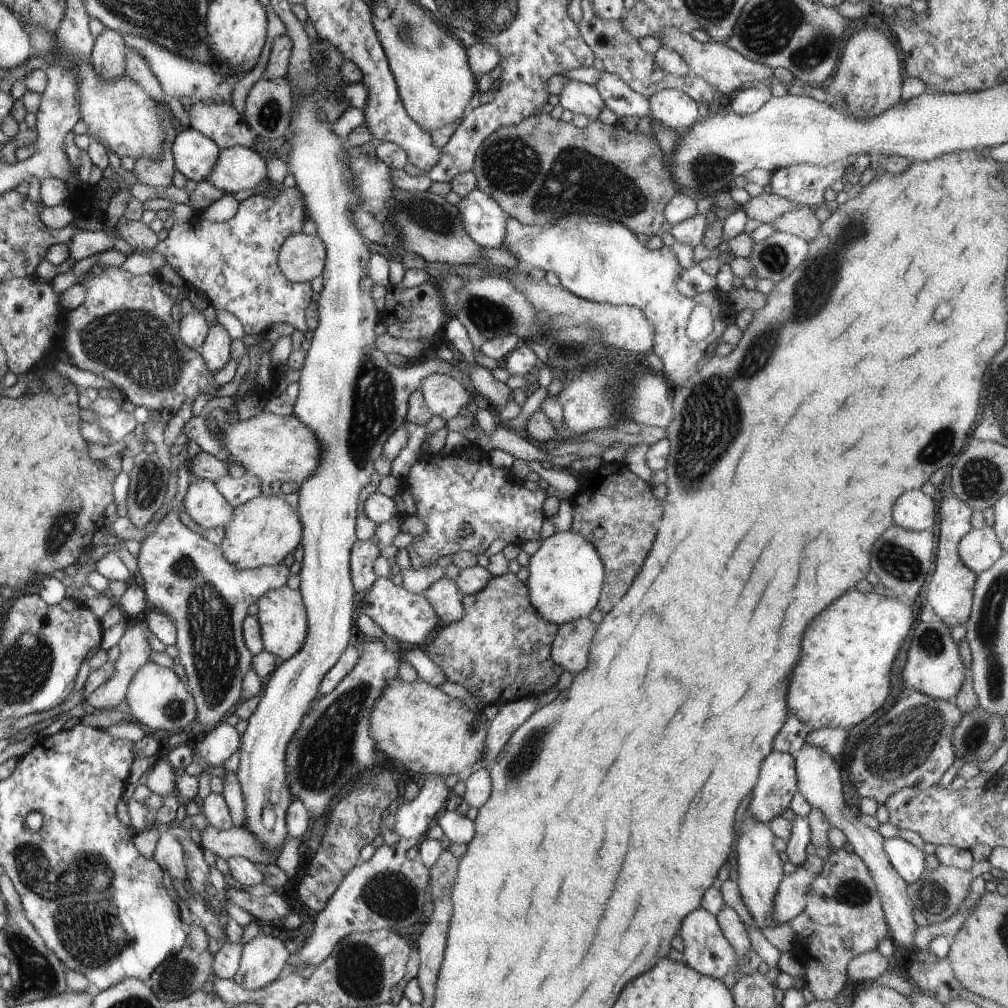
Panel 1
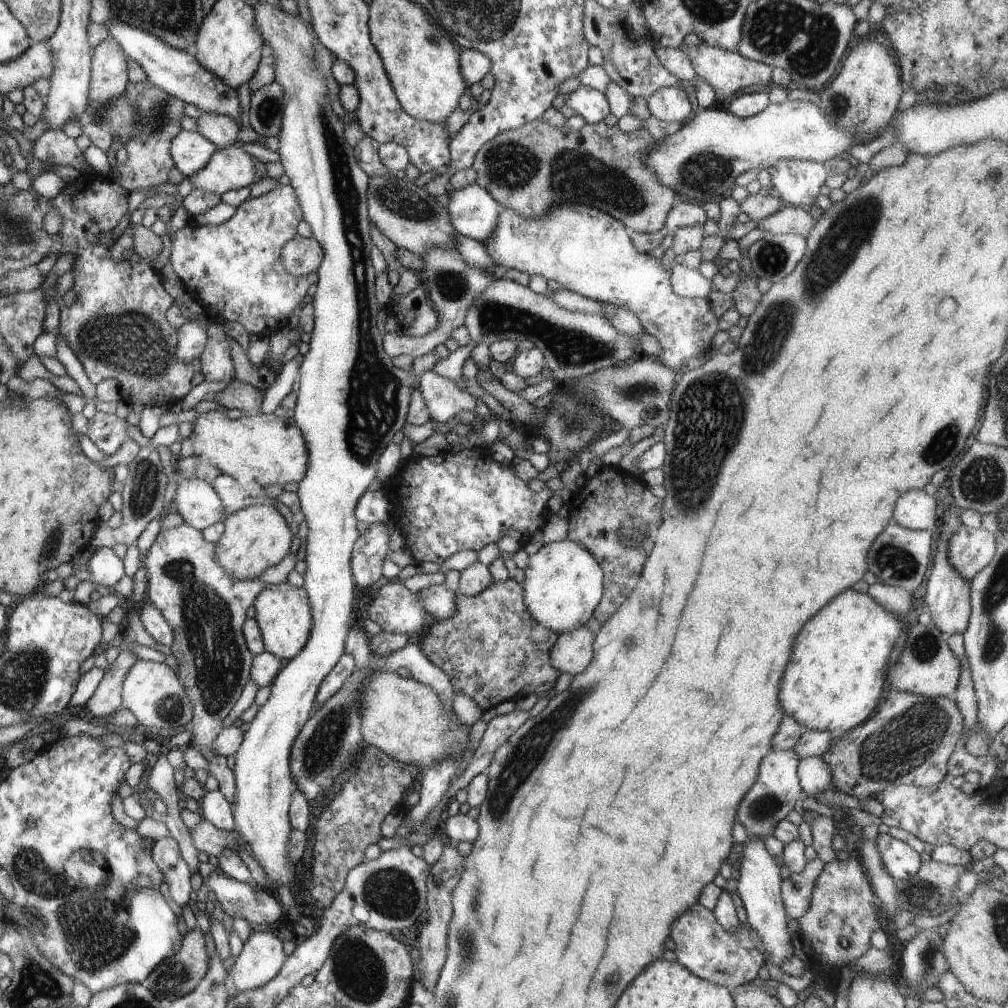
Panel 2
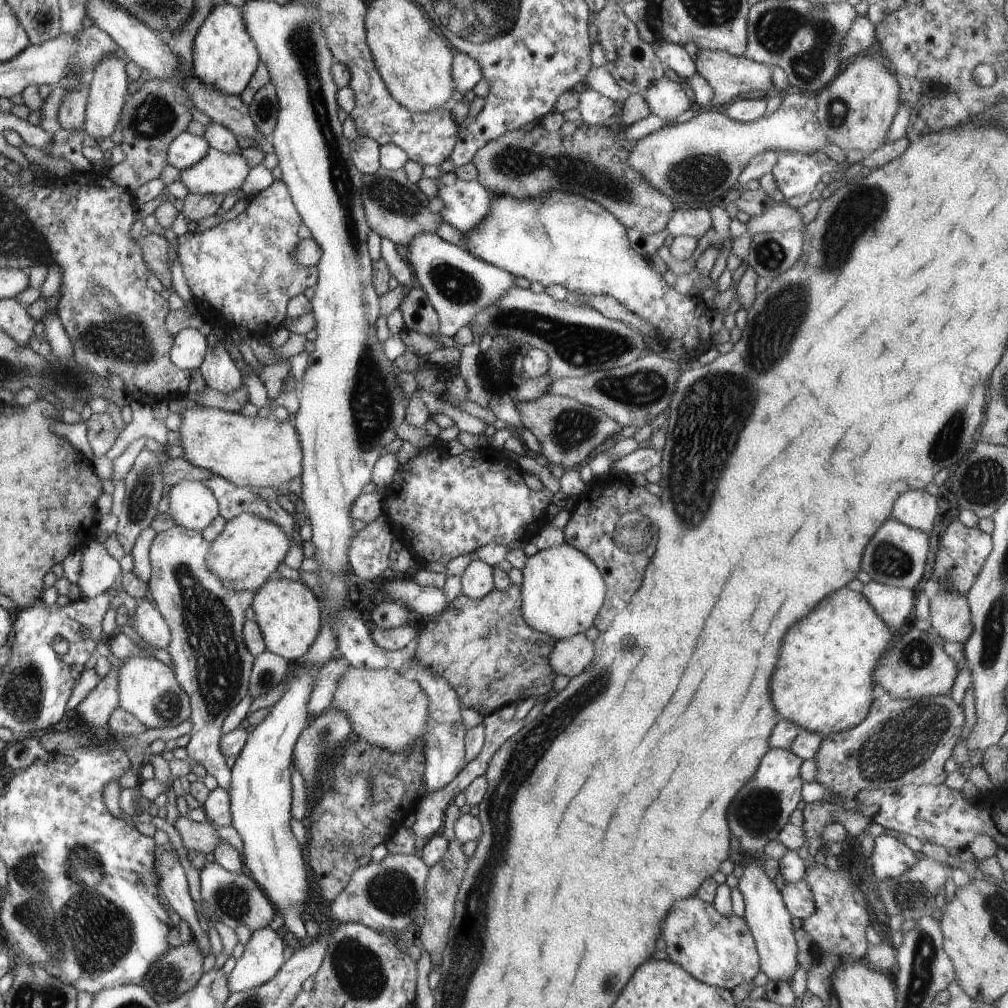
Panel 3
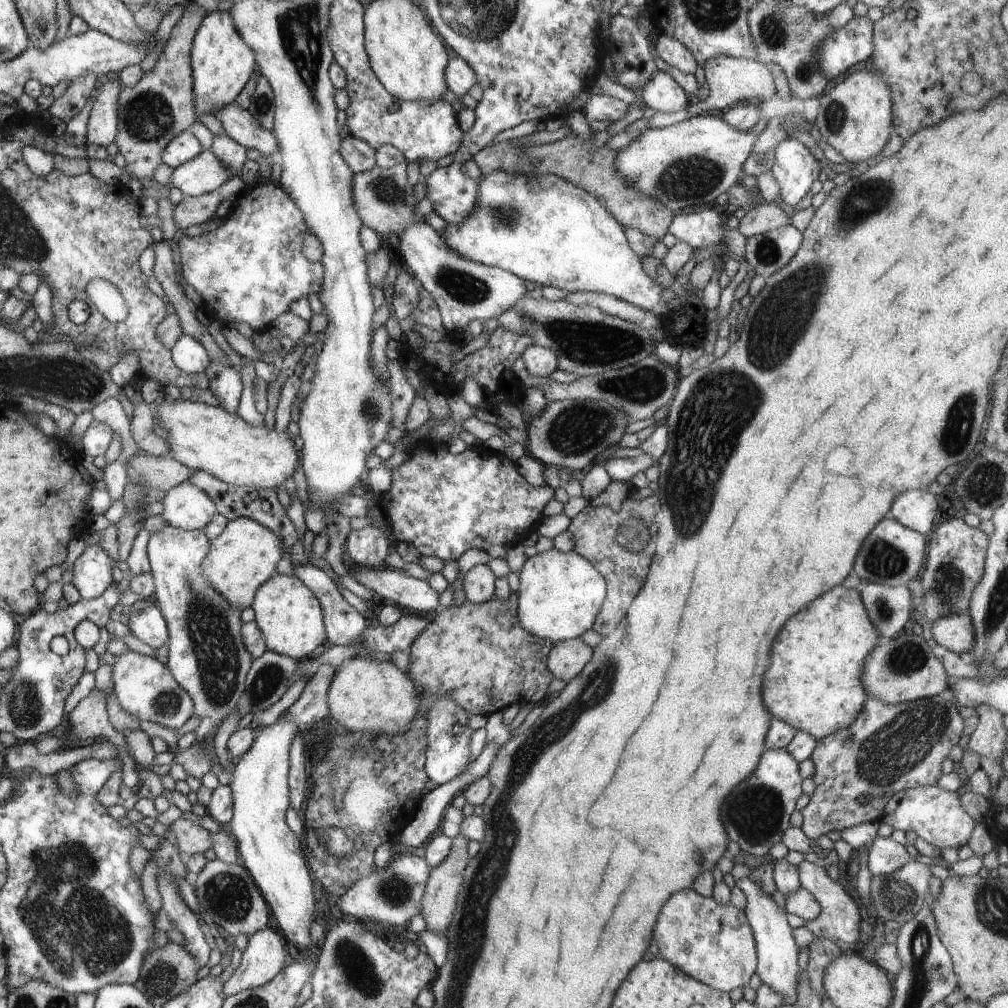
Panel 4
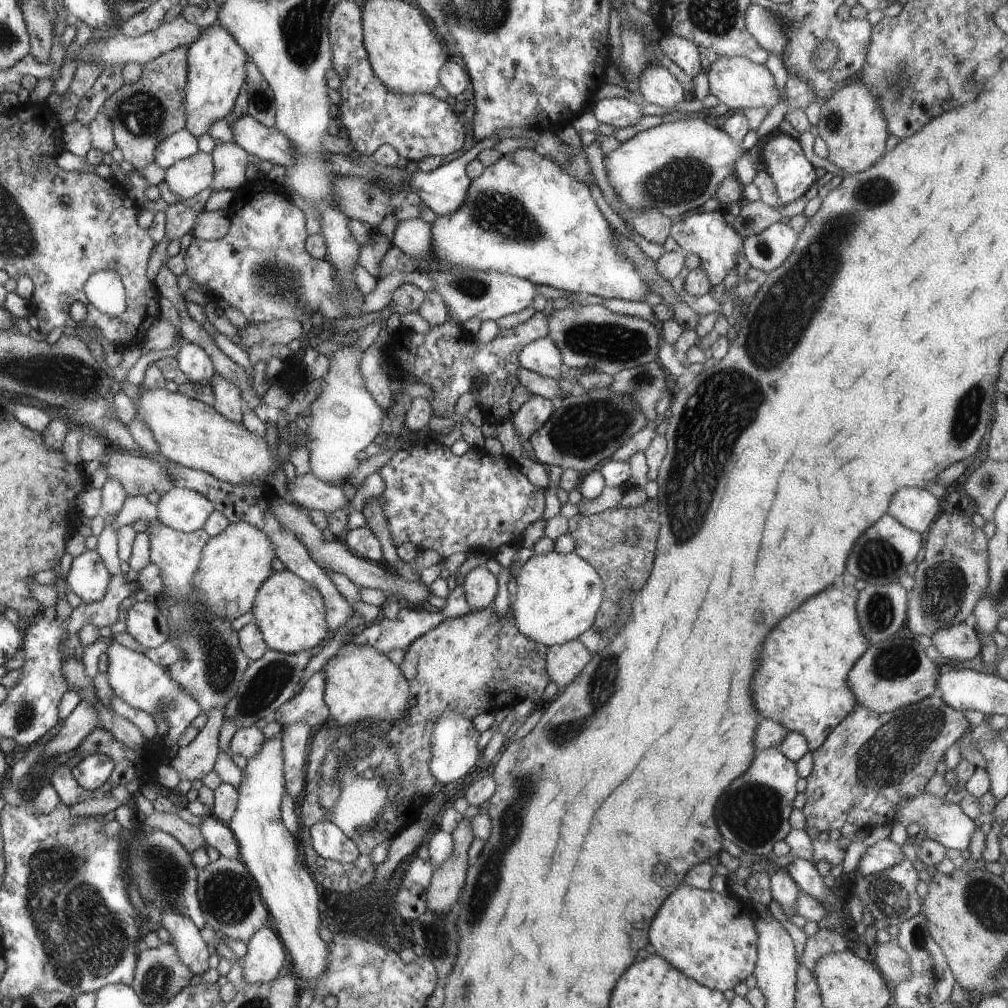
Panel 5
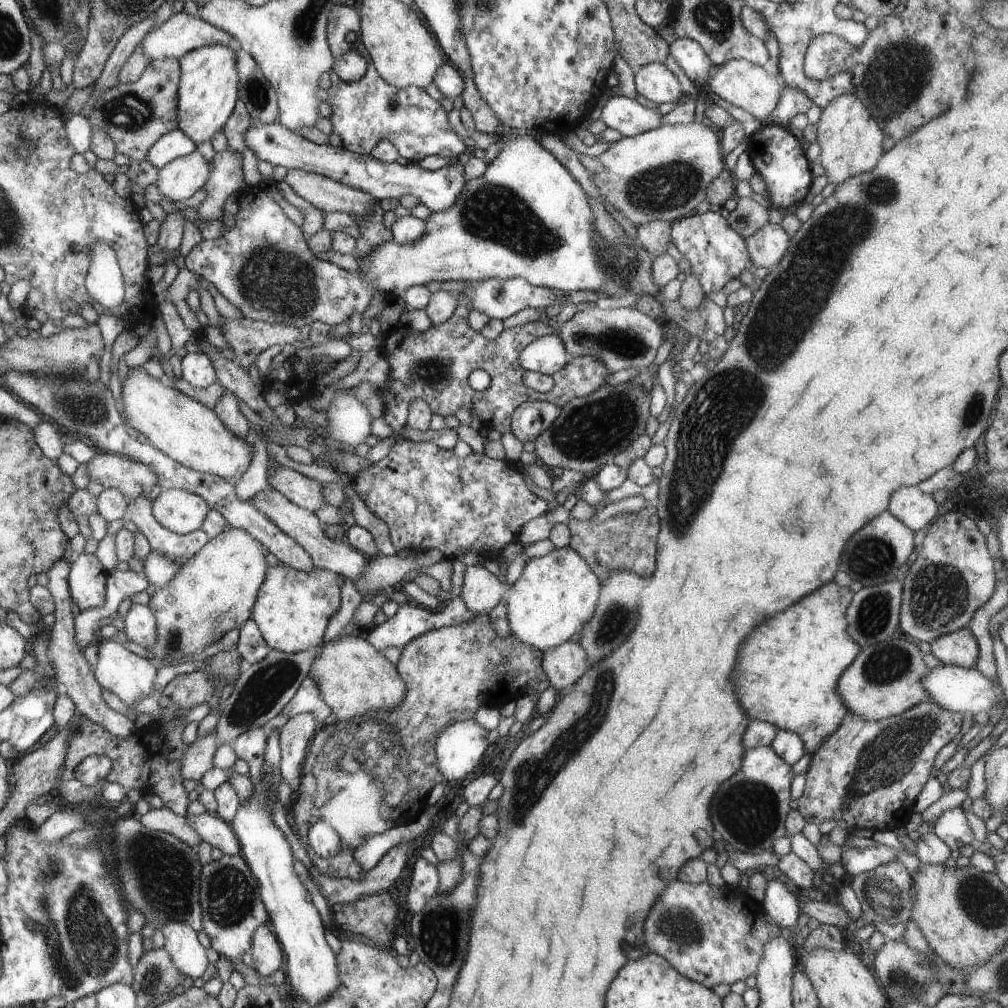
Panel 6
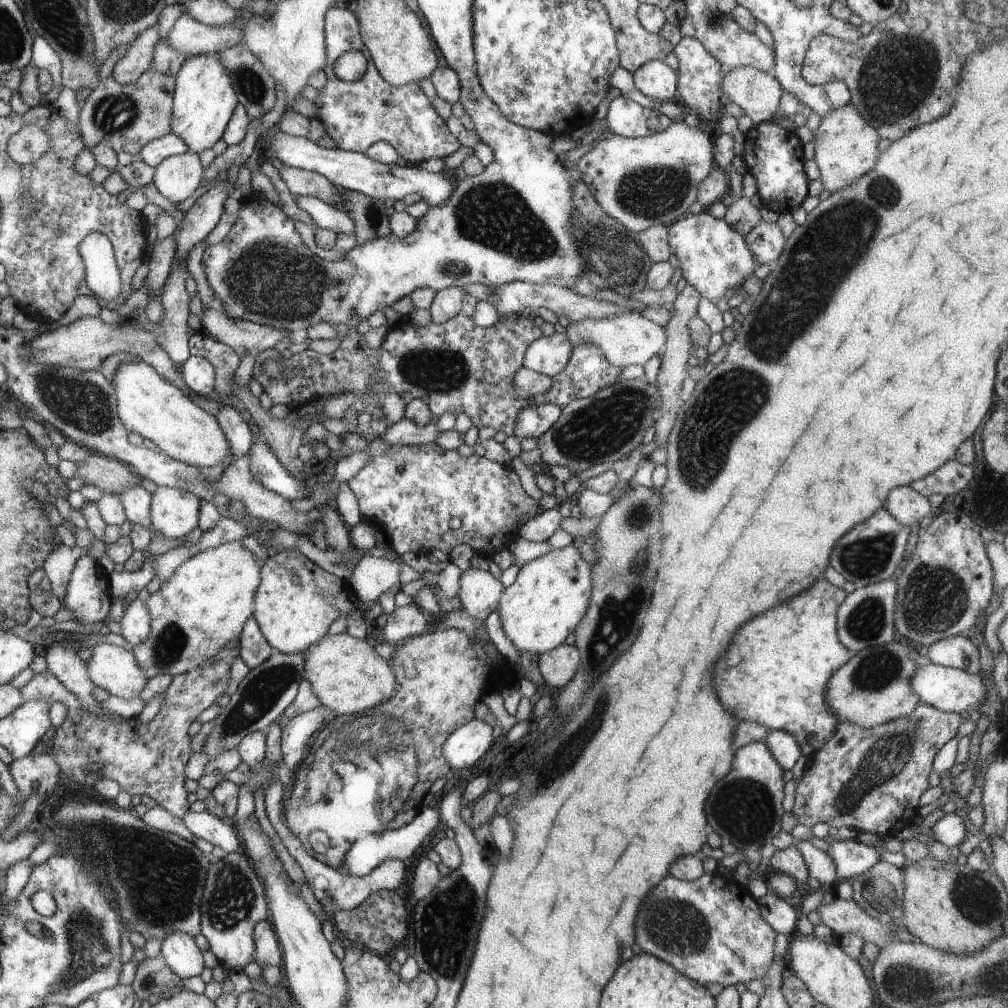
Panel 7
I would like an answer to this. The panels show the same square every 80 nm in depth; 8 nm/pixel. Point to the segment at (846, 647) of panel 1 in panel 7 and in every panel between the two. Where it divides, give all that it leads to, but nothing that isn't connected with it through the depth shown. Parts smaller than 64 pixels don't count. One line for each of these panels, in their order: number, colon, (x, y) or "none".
2: (835, 683)
3: (824, 682)
4: (814, 682)
5: (802, 682)
6: (788, 675)
7: (776, 675)

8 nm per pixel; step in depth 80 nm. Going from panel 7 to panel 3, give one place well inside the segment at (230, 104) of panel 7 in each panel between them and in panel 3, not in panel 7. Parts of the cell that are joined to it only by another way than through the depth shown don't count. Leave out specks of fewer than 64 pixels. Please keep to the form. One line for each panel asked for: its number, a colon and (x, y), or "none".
3: (224, 54)
4: (222, 63)
5: (218, 65)
6: (208, 94)

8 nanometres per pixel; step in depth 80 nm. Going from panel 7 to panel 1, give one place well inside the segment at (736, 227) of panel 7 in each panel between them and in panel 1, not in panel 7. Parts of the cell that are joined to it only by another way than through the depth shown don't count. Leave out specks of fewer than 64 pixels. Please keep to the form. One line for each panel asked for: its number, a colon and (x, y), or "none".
1: (802, 223)
2: (797, 220)
3: (781, 217)
4: (766, 216)
5: (755, 217)
6: (750, 215)

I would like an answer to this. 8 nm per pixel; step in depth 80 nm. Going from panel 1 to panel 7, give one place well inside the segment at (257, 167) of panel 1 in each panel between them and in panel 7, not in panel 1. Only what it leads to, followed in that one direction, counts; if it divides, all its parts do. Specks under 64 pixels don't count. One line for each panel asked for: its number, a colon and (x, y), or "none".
2: (231, 168)
3: (217, 173)
4: (205, 173)
5: (187, 178)
6: (183, 177)
7: (177, 178)

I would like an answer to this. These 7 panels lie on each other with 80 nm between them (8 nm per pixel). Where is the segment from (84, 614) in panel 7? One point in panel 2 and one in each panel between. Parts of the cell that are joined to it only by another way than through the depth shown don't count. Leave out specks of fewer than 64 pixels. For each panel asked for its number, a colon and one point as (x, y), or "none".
2: (105, 568)
3: (99, 570)
4: (93, 569)
5: (88, 578)
6: (86, 578)

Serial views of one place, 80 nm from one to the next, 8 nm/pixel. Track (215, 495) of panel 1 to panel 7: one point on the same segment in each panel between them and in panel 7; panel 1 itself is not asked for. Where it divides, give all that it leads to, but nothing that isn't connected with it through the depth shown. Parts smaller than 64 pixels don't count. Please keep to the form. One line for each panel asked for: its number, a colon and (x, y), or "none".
2: (198, 503)
3: (193, 505)
4: (186, 506)
5: (181, 509)
6: (182, 512)
7: (176, 514)

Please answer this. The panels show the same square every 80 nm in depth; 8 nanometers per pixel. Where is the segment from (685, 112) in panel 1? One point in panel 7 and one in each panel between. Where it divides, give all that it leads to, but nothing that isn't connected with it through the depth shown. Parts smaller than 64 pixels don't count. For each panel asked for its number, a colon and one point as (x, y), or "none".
2: (671, 104)
3: (666, 99)
4: (661, 93)
5: (658, 86)
6: (655, 82)
7: (656, 80)

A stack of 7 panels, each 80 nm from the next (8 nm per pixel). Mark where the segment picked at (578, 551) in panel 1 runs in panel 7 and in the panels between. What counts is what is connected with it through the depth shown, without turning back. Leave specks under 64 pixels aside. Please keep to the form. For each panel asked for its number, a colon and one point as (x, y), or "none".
2: (564, 583)
3: (563, 590)
4: (561, 593)
5: (558, 595)
6: (555, 596)
7: (550, 597)

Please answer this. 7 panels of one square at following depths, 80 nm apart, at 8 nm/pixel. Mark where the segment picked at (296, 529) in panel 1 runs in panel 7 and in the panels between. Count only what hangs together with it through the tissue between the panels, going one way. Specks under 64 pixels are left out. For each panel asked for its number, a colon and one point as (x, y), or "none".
2: (258, 537)
3: (247, 554)
4: (244, 557)
5: (236, 563)
6: (216, 591)
7: (205, 605)

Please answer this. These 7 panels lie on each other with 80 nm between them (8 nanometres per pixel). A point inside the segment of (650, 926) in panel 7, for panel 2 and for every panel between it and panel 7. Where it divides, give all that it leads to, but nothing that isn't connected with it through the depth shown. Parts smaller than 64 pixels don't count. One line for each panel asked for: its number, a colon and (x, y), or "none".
2: (728, 959)
3: (717, 950)
4: (711, 942)
5: (712, 938)
6: (710, 935)

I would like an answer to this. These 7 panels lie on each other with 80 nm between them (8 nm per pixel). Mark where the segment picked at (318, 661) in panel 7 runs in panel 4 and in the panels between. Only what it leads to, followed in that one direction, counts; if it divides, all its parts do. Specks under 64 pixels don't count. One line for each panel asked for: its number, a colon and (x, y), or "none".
4: (366, 695)
5: (362, 685)
6: (355, 679)

